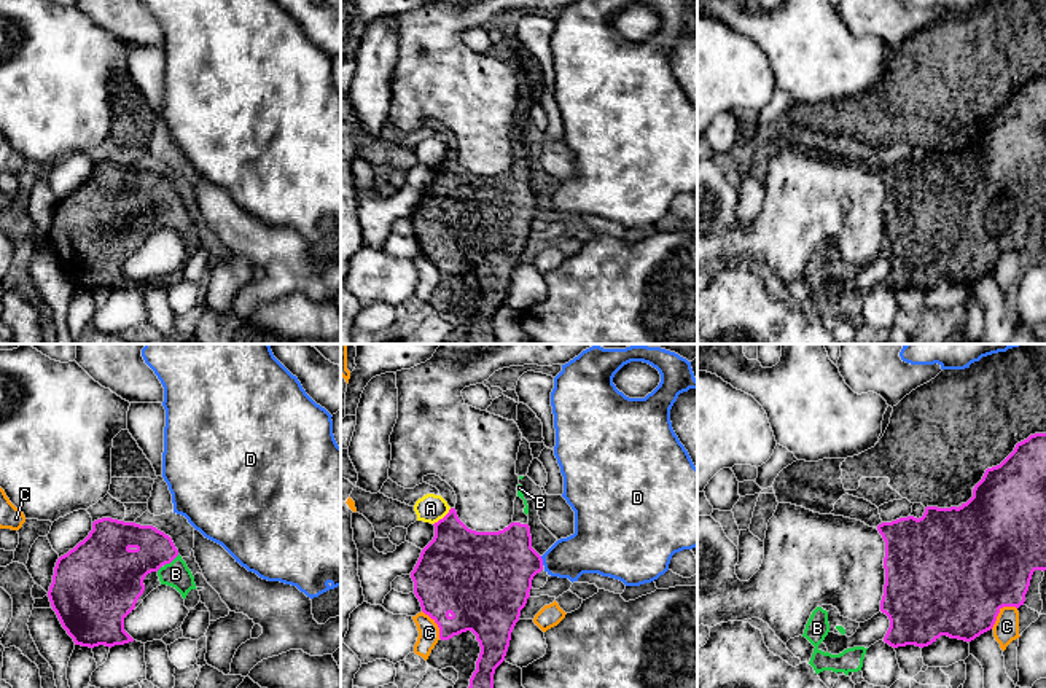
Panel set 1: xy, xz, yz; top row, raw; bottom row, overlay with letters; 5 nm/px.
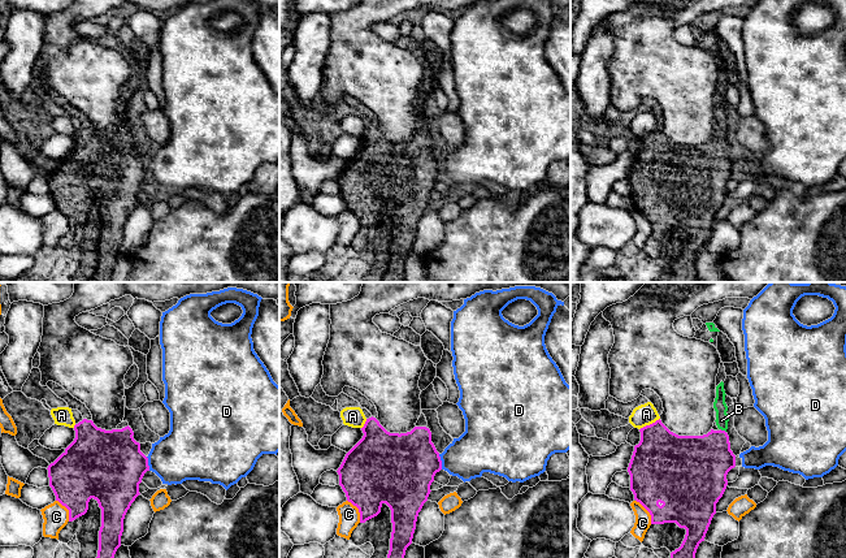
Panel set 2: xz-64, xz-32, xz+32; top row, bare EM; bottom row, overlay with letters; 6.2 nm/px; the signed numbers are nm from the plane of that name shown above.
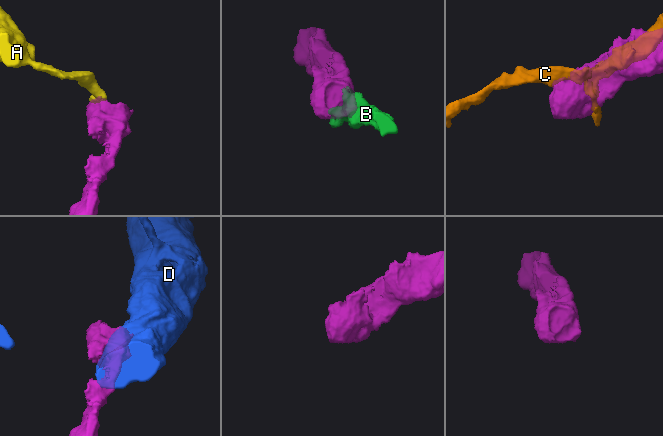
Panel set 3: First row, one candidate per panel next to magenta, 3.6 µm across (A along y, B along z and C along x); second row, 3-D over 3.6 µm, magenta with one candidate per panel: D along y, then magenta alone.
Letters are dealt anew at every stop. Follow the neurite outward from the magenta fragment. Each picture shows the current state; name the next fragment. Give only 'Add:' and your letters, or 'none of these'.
Add: B

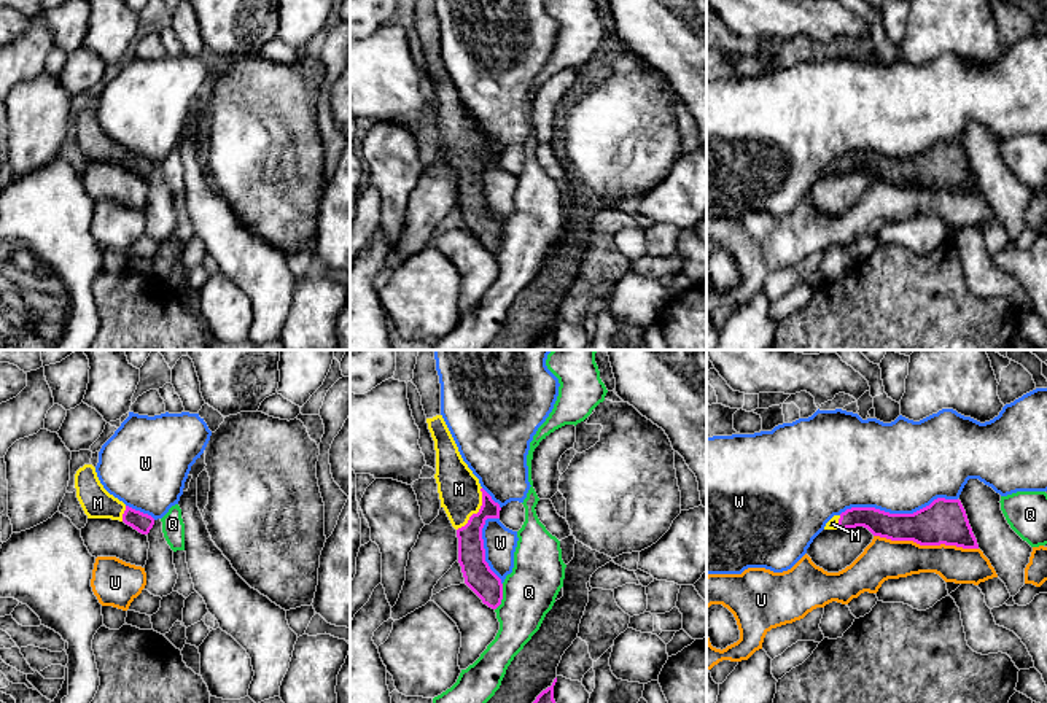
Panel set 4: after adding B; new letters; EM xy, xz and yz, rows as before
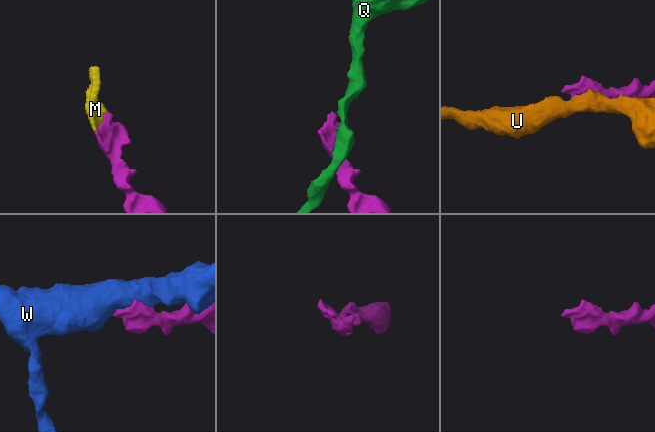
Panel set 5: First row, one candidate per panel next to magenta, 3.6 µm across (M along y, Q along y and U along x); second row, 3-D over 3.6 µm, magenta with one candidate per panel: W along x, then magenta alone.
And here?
Add: M

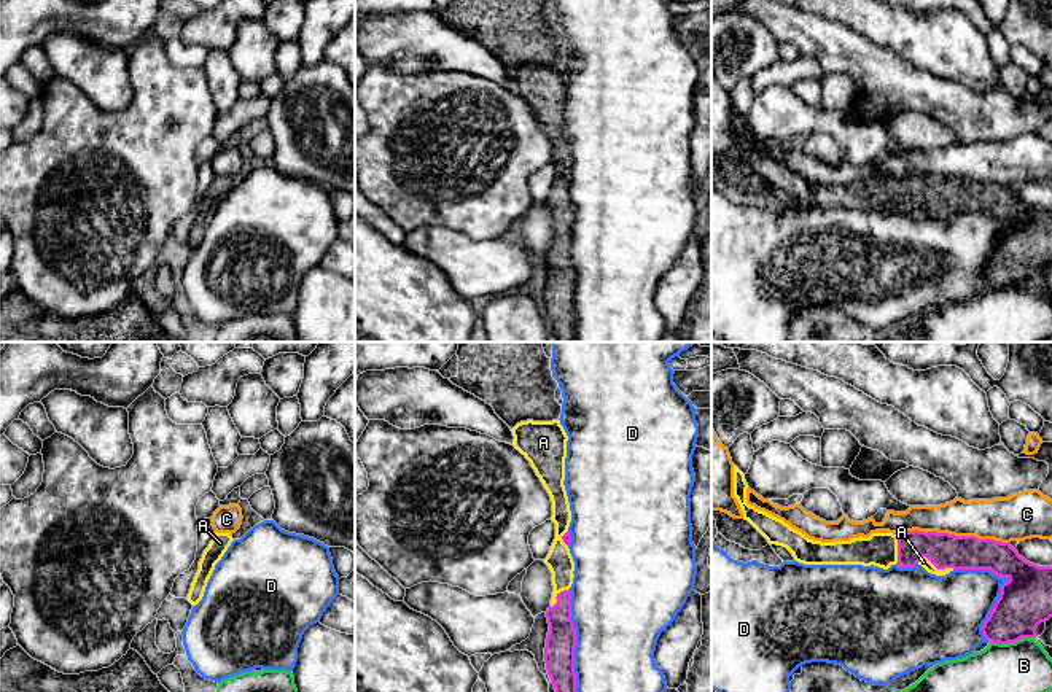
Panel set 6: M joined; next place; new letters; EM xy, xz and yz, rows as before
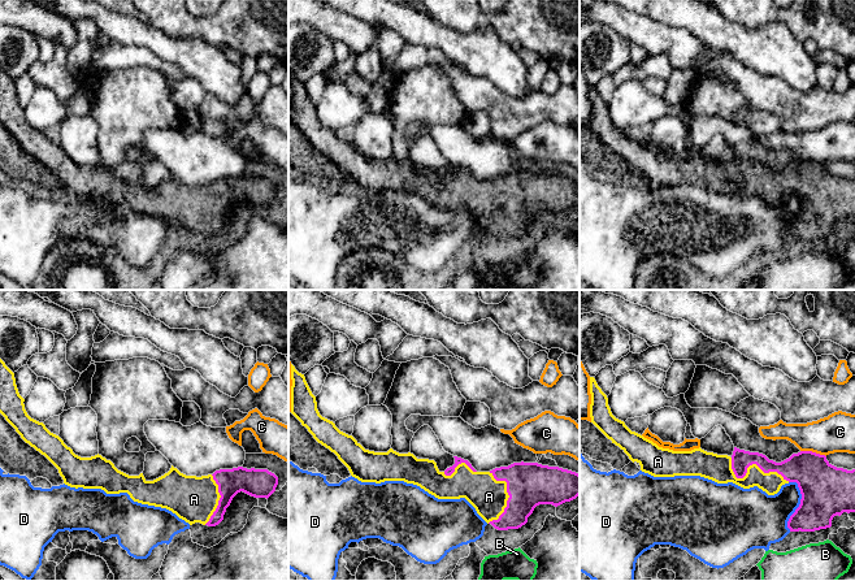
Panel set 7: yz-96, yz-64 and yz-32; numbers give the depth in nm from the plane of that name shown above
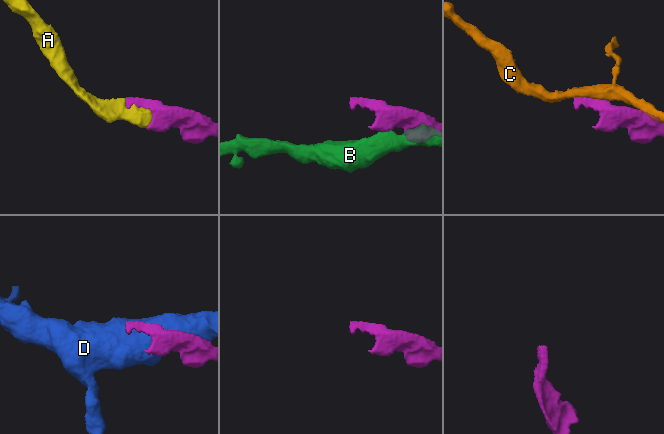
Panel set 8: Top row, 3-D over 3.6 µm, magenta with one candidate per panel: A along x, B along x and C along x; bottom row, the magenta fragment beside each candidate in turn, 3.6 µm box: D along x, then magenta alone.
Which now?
Add: A

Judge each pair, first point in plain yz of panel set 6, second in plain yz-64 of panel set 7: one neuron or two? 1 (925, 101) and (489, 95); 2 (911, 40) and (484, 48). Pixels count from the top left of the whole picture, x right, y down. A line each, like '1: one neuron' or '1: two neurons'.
1: one neuron
2: one neuron

